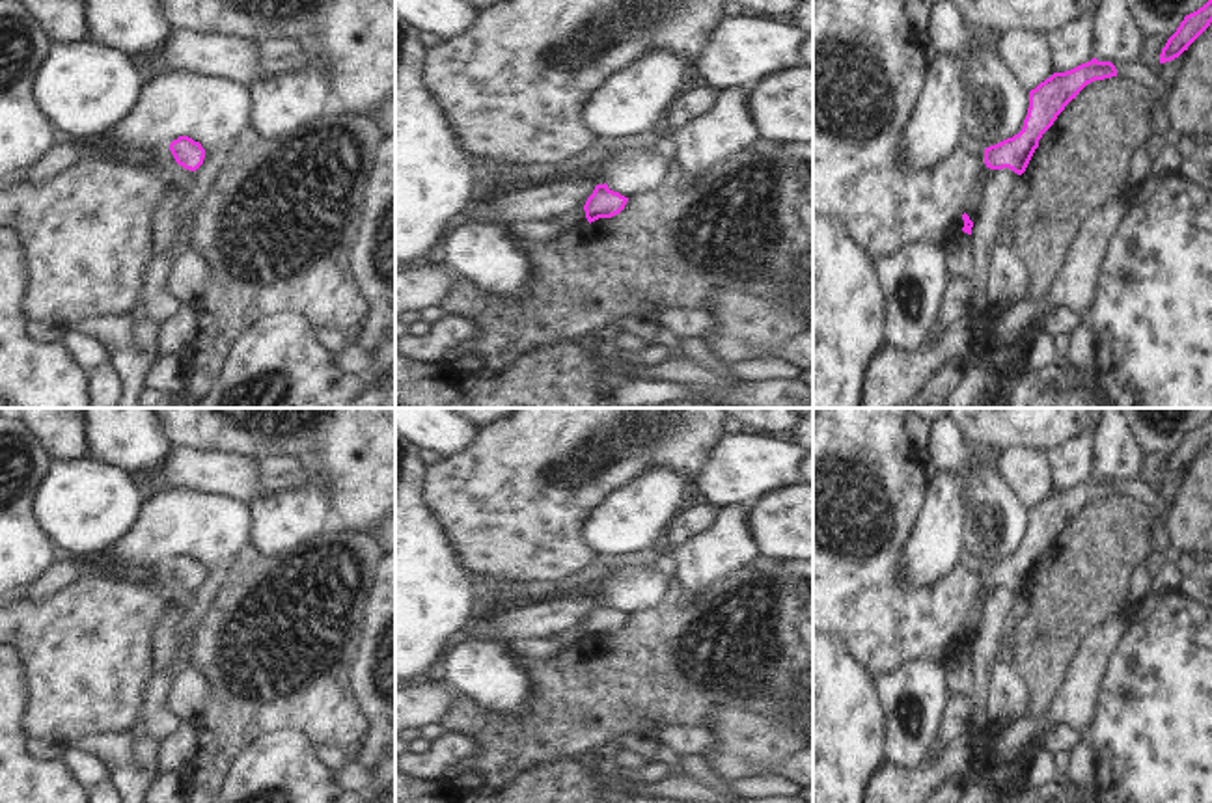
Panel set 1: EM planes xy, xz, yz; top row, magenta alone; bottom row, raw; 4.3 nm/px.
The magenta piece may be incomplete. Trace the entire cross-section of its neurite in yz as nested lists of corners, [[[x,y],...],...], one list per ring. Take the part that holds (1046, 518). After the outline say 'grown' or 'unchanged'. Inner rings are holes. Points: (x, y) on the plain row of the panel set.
[[[1093,475],[1065,490],[1054,490],[1029,509],[1029,525],[1024,544],[1012,555],[985,566],[985,581],[990,587],[1009,585],[1022,592],[1039,565],[1042,551],[1054,542],[1065,524],[1091,499],[1117,494],[1111,479]]]; unchanged

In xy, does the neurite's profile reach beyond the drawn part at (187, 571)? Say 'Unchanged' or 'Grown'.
Unchanged.

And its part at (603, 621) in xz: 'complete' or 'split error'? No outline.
complete

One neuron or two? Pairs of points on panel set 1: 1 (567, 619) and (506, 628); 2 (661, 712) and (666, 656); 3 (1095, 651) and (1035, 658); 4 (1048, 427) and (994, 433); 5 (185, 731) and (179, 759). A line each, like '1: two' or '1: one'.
1: one
2: one
3: two
4: one
5: one

